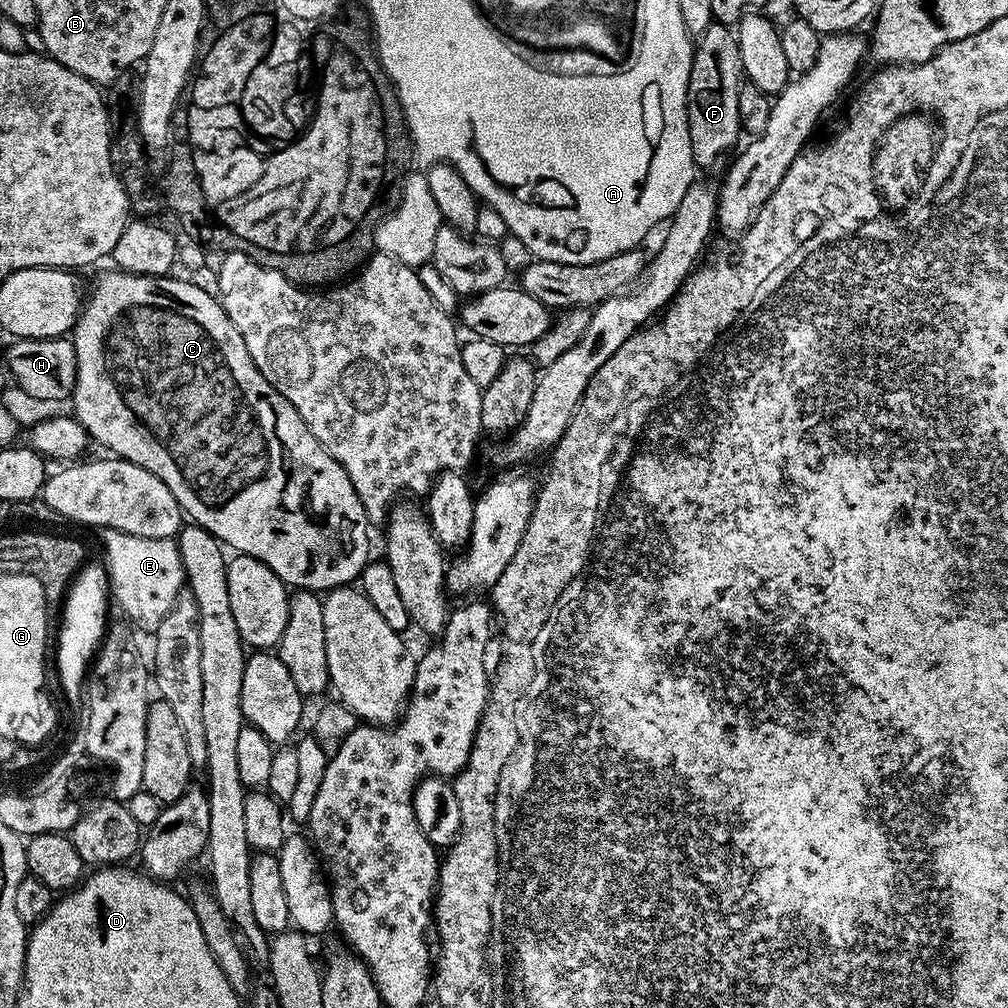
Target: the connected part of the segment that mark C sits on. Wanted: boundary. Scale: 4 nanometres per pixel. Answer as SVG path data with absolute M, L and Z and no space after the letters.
M111 271L102 273L96 280L96 289L89 296L87 293L76 318L76 325L70 333L76 351L76 384L72 388L70 405L72 404L71 411L77 422L88 431L89 437L95 443L97 440L102 447L109 448L113 457L128 460L162 478L162 482L170 486L174 498L180 503L181 512L189 521L205 528L221 545L229 549L232 547L233 553L258 558L267 568L274 570L274 574L279 580L283 580L285 585L296 590L327 594L334 588L343 588L359 581L360 571L370 562L370 525L366 510L346 470L342 470L342 466L322 447L318 438L310 434L298 410L294 410L294 406L290 406L290 402L286 402L286 398L282 398L282 394L278 394L278 390L274 390L270 382L266 382L258 366L254 366L254 358L250 358L250 350L246 350L246 342L242 334L238 334L238 326L230 322L219 299L200 290L188 278L175 280L175 275L172 274L135 276L133 272Z

